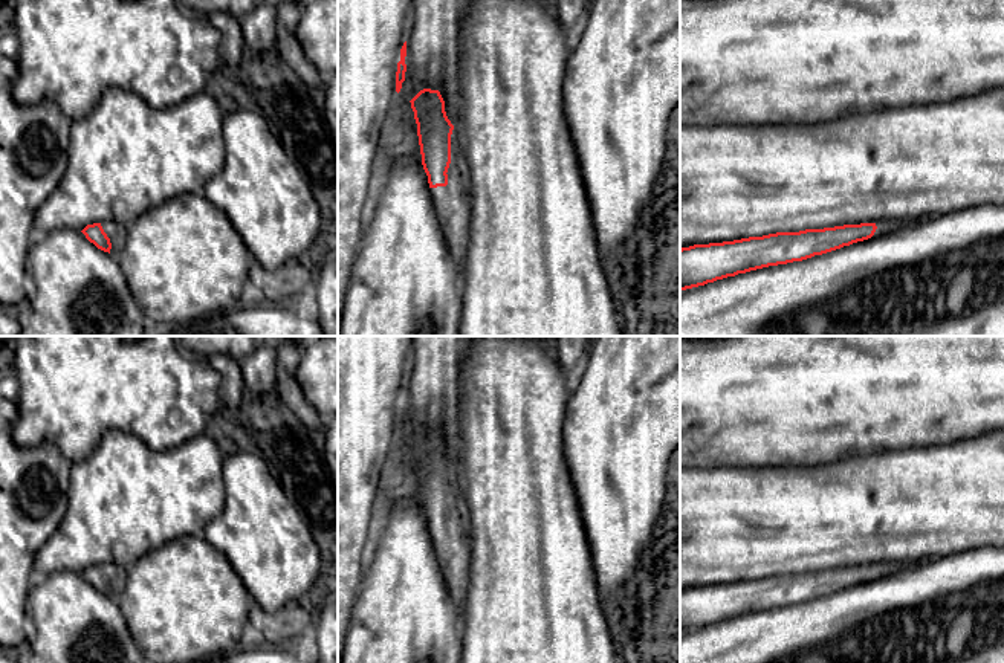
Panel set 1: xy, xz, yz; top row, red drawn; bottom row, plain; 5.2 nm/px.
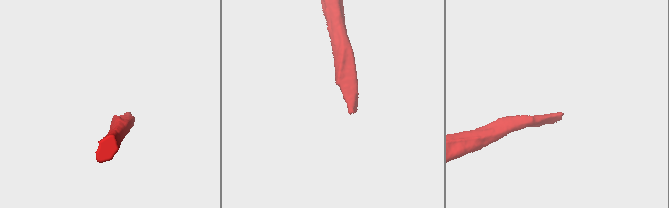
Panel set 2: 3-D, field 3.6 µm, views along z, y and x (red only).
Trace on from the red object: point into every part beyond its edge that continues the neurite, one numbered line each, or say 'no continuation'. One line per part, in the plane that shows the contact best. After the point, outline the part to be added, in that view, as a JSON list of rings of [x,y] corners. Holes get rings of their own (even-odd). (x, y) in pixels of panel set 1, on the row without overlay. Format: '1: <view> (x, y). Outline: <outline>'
1: xz (453, 546). Outline: [[[452,472],[451,506],[448,510],[448,527],[429,530],[440,570],[449,588],[449,594],[465,613],[469,587],[469,564],[472,551],[471,516],[463,492],[463,480]]]

